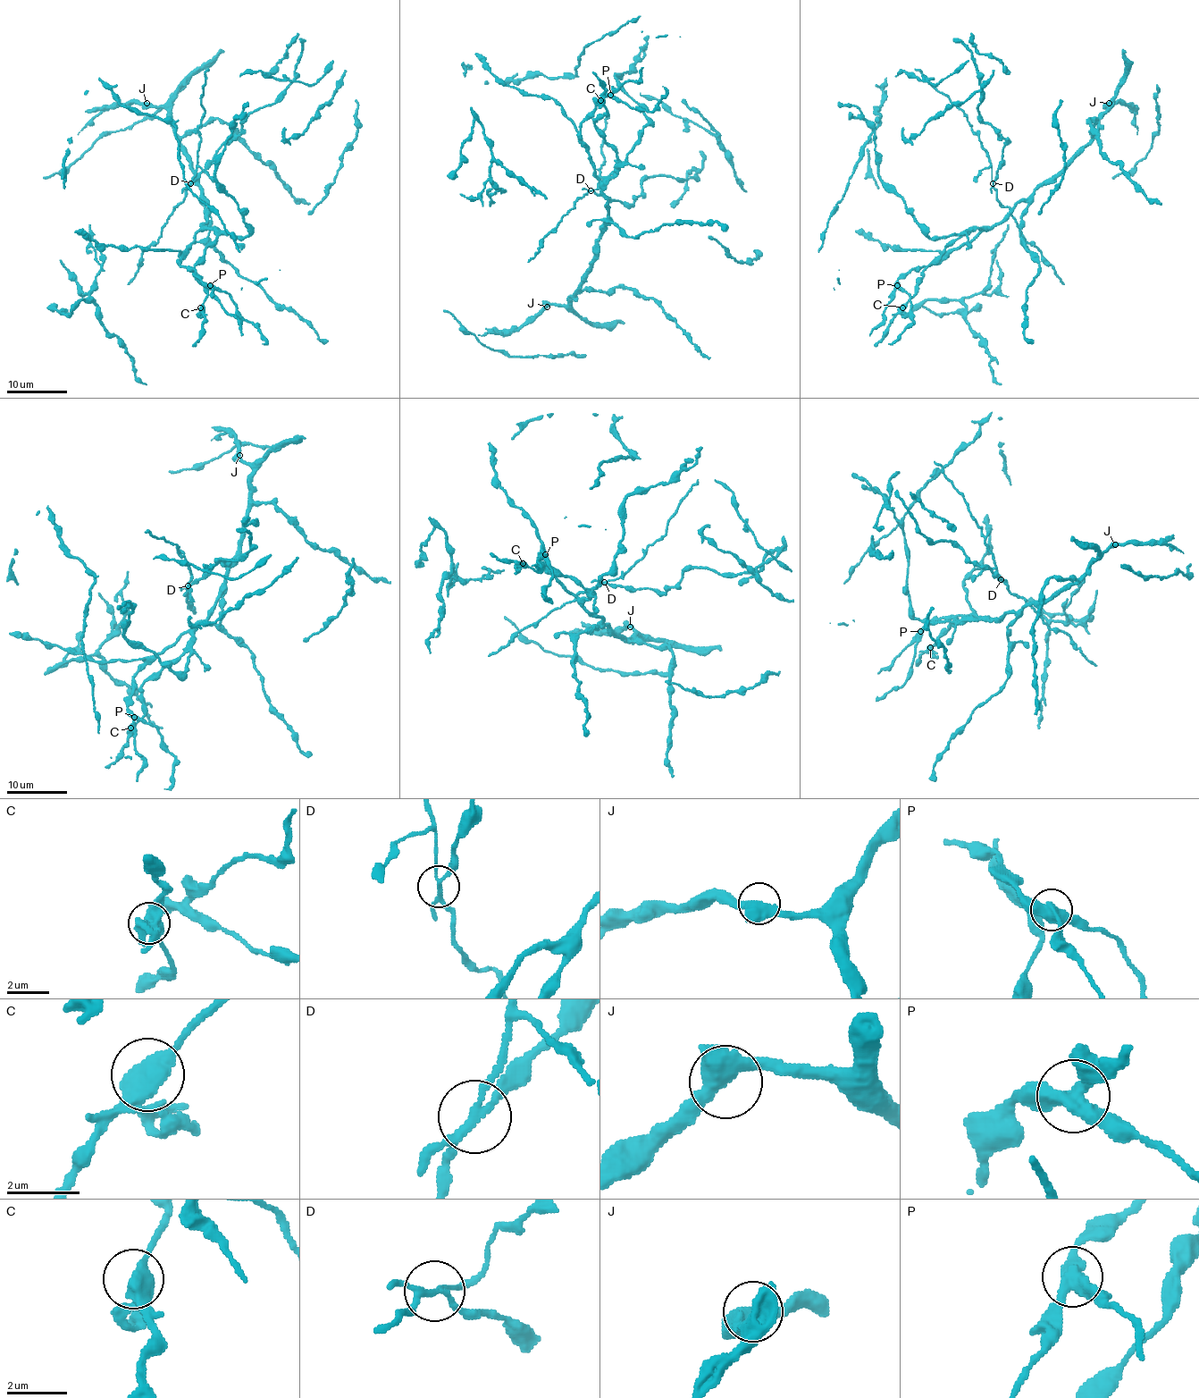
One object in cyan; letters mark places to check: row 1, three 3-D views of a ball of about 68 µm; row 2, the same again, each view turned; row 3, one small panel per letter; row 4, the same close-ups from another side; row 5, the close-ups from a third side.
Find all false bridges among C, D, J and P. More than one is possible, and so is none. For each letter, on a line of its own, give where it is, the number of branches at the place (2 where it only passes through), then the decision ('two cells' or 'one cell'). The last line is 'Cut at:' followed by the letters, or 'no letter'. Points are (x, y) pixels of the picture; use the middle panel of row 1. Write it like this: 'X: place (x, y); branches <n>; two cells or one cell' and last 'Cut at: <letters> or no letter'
C: place (600, 100); branches 3; one cell
D: place (591, 190); branches 4; two cells
J: place (547, 307); branches 3; one cell
P: place (610, 95); branches 3; two cells
Cut at: D, P

